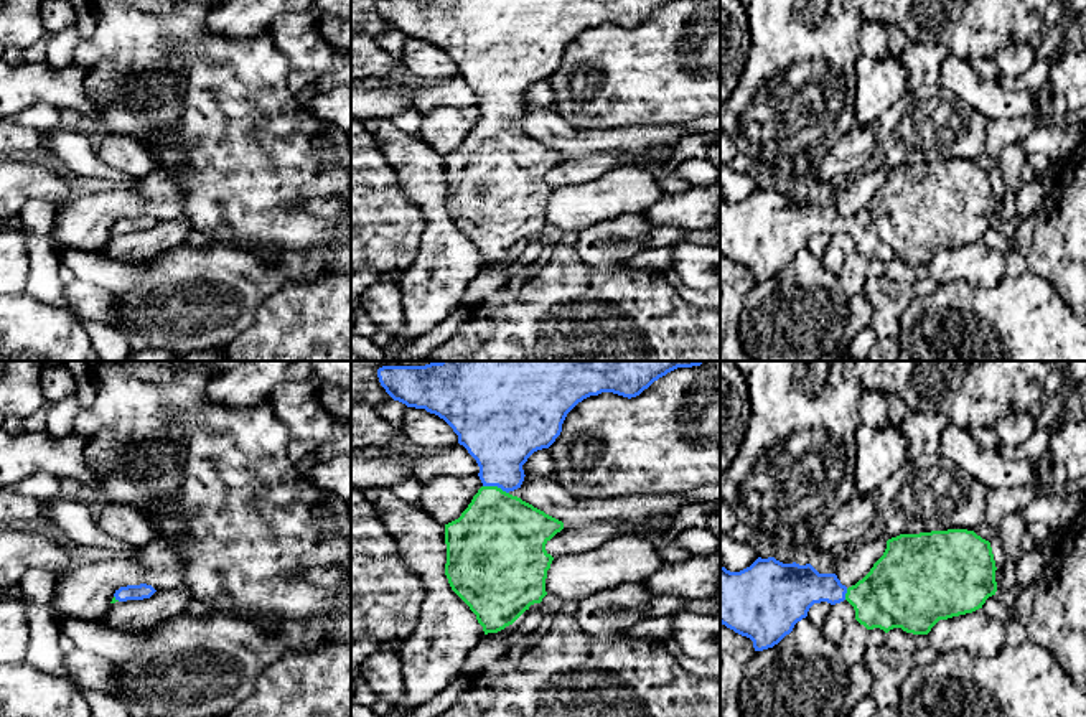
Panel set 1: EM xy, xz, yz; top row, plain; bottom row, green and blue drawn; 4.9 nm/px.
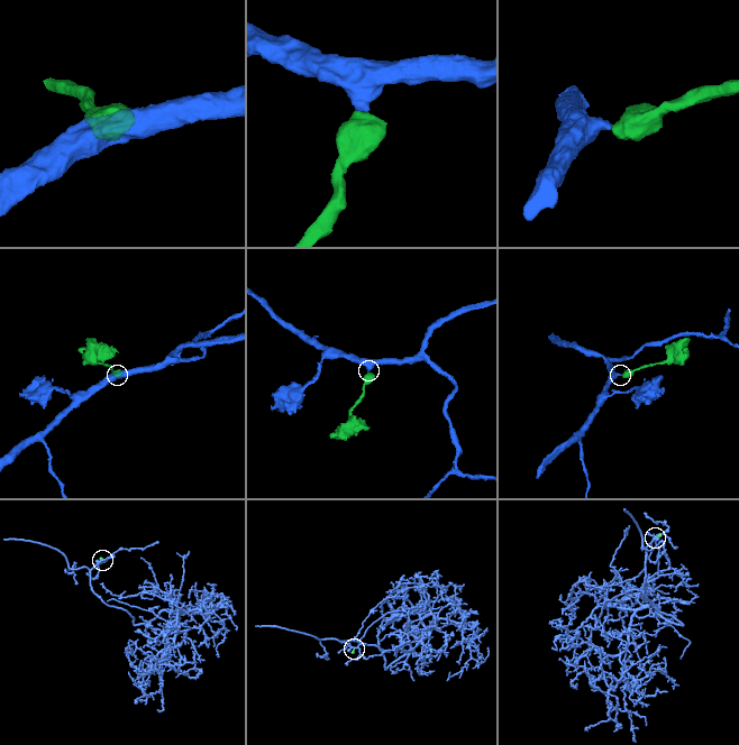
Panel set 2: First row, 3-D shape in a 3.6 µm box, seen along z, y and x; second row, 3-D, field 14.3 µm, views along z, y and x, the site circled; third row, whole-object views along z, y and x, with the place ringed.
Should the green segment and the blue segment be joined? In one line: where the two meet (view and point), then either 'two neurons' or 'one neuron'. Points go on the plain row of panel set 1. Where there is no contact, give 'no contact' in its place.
meets green in xz at (496, 117); one neuron

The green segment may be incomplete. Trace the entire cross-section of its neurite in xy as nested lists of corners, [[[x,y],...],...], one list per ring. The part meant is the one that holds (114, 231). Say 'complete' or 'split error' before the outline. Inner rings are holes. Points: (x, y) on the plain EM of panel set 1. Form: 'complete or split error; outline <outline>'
split error; outline [[[147,214],[120,218],[115,221],[110,234],[150,229],[155,223],[157,221]]]

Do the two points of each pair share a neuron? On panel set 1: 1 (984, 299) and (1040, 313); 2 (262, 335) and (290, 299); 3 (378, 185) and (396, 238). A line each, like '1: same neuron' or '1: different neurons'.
1: same neuron
2: same neuron
3: same neuron

